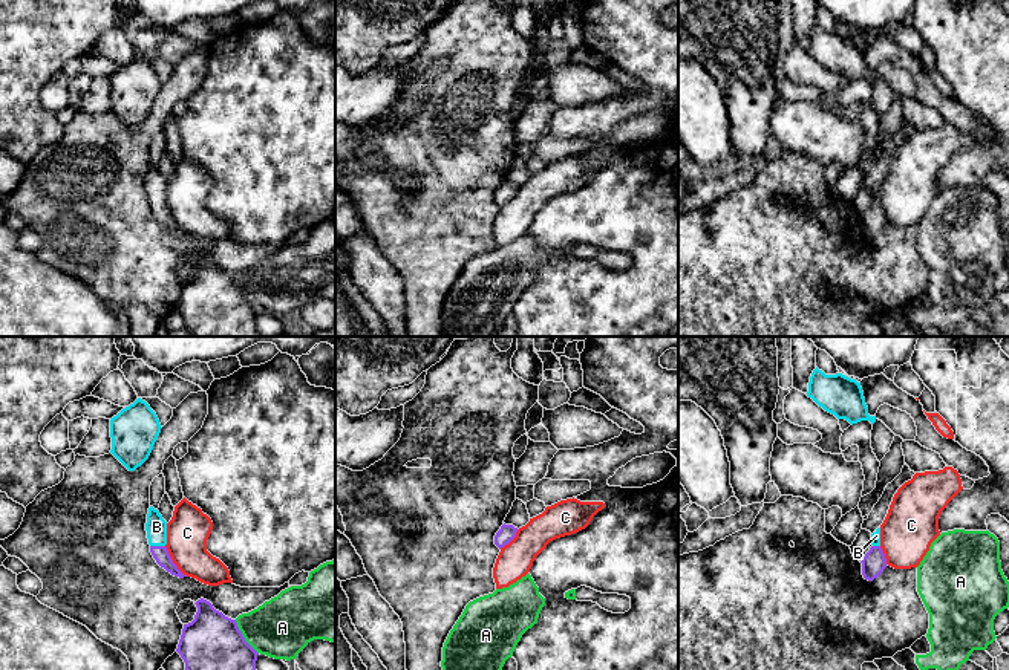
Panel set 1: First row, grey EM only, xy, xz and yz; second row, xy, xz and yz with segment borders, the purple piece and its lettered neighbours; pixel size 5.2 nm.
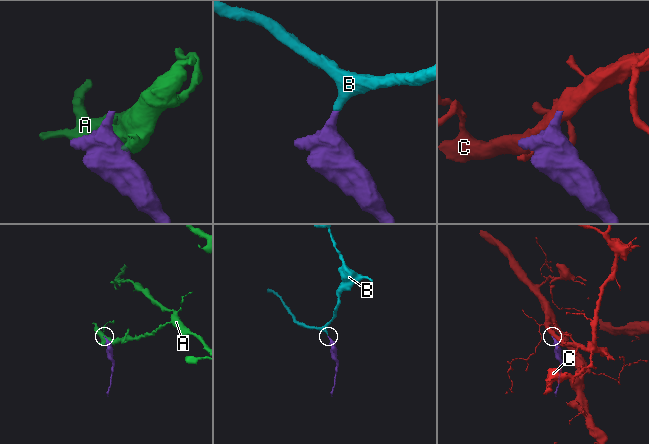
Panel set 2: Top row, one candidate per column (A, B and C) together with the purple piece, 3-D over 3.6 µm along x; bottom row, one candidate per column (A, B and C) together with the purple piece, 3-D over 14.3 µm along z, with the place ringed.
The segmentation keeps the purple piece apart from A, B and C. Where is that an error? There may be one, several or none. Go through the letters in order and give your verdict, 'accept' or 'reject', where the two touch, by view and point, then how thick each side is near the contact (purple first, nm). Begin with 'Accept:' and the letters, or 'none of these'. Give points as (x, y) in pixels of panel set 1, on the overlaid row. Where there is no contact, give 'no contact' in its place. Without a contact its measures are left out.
Accept: B
A: reject; contact xy (242, 637); calibres 300 and 320 nm
B: accept; contact xy (158, 546); calibres 80 and 110 nm
C: reject; contact xy (172, 562); calibres 80 and 220 nm

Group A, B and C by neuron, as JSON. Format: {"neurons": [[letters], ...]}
{"neurons": [["A"], ["B"], ["C"]]}

